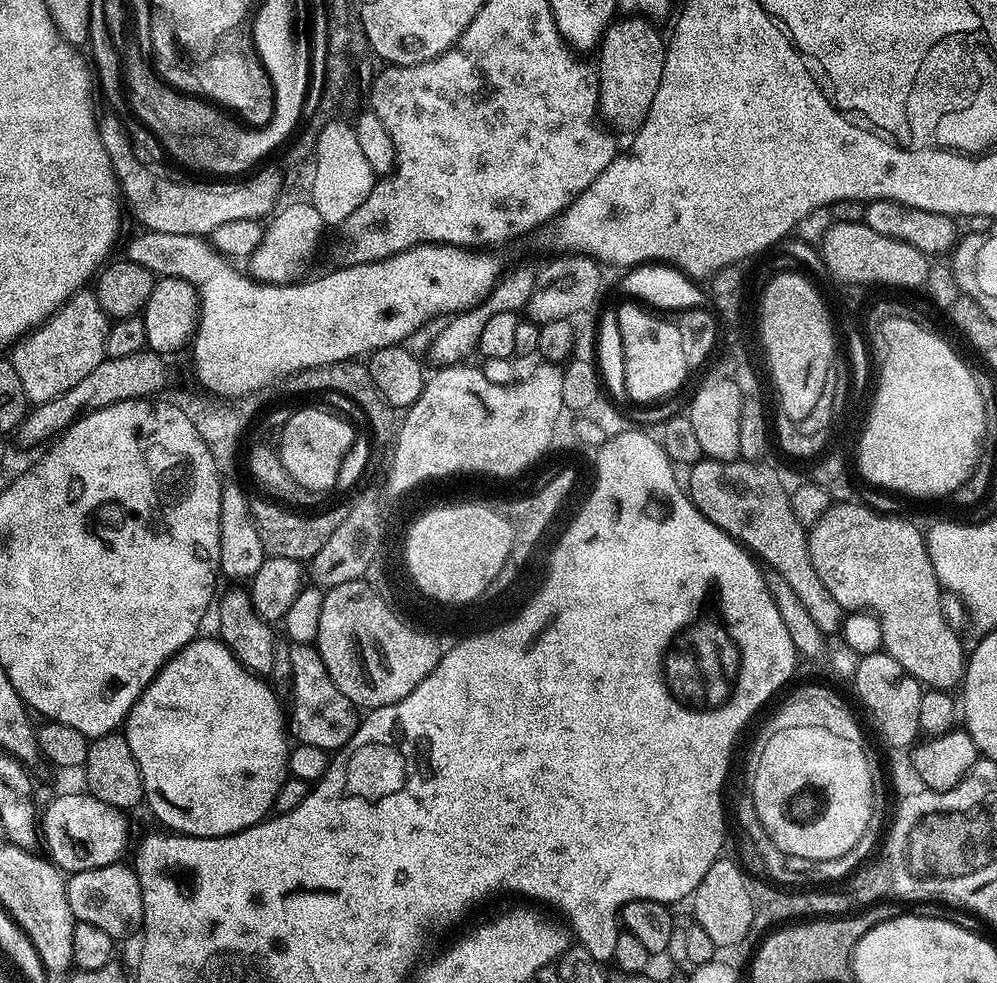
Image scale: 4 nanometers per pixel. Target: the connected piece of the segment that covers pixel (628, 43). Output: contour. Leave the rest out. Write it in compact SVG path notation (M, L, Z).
M628 18L625 24L613 23L598 45L598 116L610 127L627 134L635 134L642 122L646 122L646 114L650 114L650 102L654 102L654 94L658 94L658 82L662 82L666 40L643 23L647 24L640 18Z

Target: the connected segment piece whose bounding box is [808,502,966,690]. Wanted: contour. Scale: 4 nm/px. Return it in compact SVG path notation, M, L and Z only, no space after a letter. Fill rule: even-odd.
M836 502L829 506L824 513L811 525L808 532L808 550L810 552L810 562L814 566L814 570L818 574L818 578L822 578L822 586L826 586L826 590L830 590L830 594L834 594L834 602L838 602L841 609L847 610L849 613L872 613L881 626L881 636L884 639L883 651L894 657L914 679L920 681L921 685L927 686L932 690L952 690L952 687L959 685L964 678L964 670L966 667L966 654L962 652L957 629L944 621L944 615L940 609L940 598L942 589L940 580L934 574L934 568L928 557L928 545L926 536L923 531L919 532L914 525L908 520L899 520L896 516L879 516L876 512L871 512L868 508L863 508L857 502Z

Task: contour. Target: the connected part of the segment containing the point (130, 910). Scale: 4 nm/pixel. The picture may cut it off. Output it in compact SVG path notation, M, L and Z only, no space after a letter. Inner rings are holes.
M124 862L110 866L102 866L94 870L73 872L67 877L66 891L72 917L77 922L90 922L90 926L99 926L106 930L113 941L120 942L123 936L131 932L139 933L144 922L144 903L142 902L142 886L135 871Z

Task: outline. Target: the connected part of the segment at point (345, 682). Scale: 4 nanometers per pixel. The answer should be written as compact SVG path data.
M357 578L327 589L322 604L322 618L318 618L318 634L314 647L320 652L322 662L338 690L350 698L357 709L371 710L390 706L410 694L438 666L436 644L416 632L403 628L404 620L392 613L392 608L364 581Z

